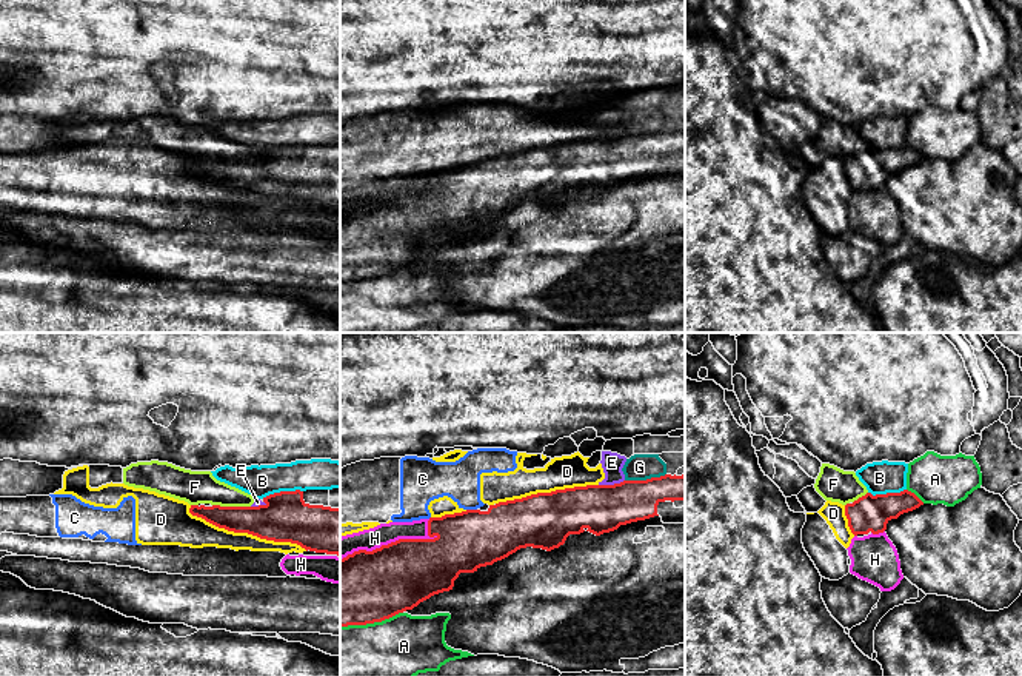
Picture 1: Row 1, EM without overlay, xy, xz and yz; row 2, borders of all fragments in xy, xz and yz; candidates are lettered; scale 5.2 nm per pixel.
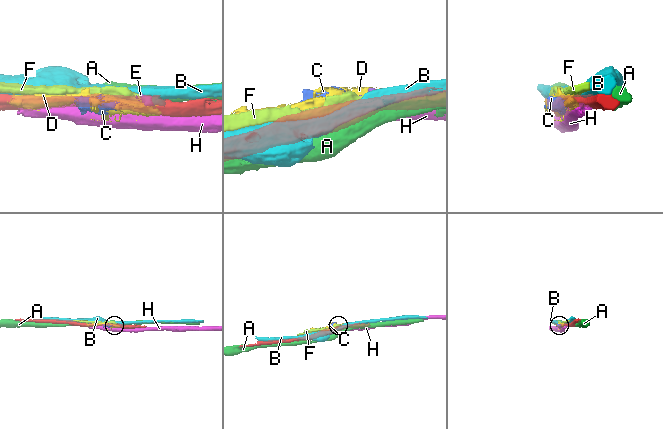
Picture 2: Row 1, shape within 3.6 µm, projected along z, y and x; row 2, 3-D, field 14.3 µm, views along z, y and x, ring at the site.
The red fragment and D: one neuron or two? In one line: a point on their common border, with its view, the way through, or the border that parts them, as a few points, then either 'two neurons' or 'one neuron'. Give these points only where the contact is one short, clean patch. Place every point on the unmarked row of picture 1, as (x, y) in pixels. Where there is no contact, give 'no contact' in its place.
contact xy (247, 187); two neurons

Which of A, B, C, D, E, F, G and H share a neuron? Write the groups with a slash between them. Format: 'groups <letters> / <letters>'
groups A / B / C D / E F G / H

